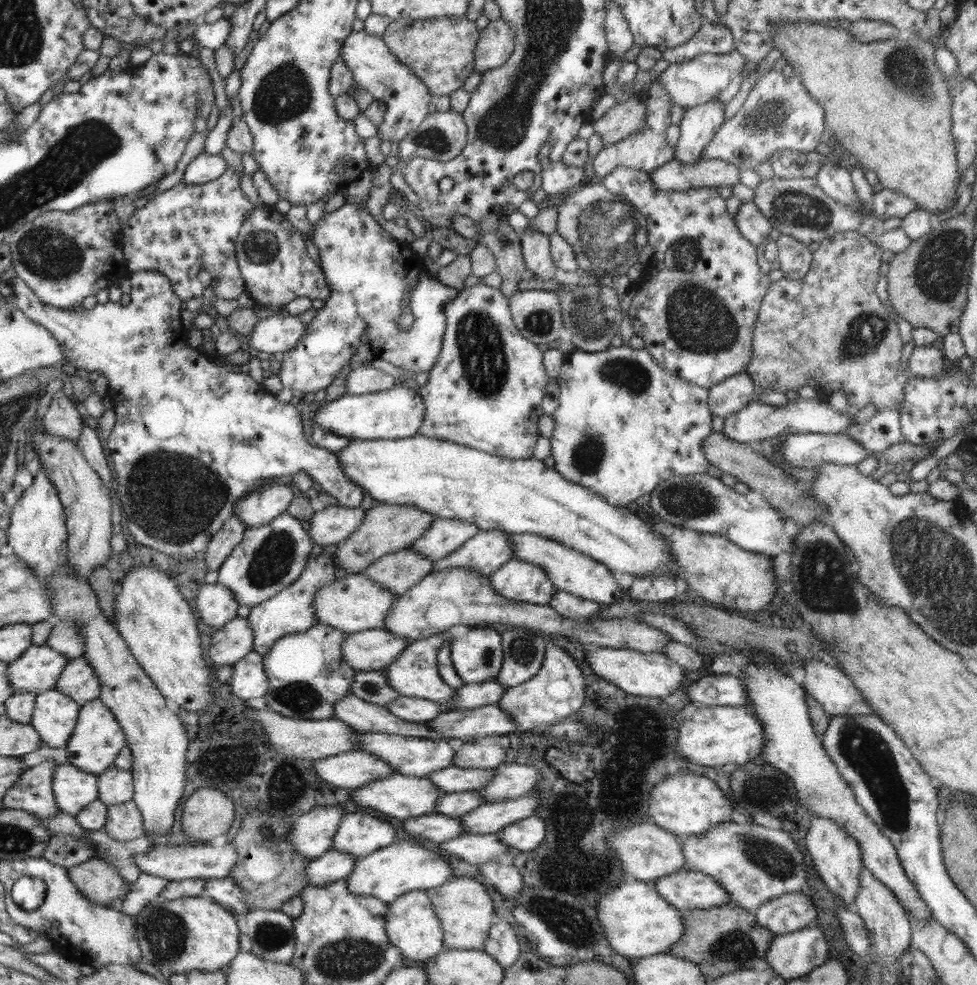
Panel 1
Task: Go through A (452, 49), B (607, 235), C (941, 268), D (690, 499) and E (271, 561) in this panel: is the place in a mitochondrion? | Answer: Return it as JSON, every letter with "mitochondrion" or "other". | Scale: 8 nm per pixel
{"A":"other","B":"mitochondrion","C":"mitochondrion","D":"mitochondrion","E":"mitochondrion"}

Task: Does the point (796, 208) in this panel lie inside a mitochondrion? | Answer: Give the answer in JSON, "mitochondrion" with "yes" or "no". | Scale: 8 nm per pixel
{"mitochondrion":"yes"}

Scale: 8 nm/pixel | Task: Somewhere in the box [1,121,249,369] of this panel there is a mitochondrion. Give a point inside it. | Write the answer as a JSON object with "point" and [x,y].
{"point":[48,253]}

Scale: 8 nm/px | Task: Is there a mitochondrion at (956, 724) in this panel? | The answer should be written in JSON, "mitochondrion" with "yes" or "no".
{"mitochondrion":"no"}

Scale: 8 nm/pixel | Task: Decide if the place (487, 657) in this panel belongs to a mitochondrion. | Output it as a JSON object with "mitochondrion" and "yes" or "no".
{"mitochondrion":"yes"}

